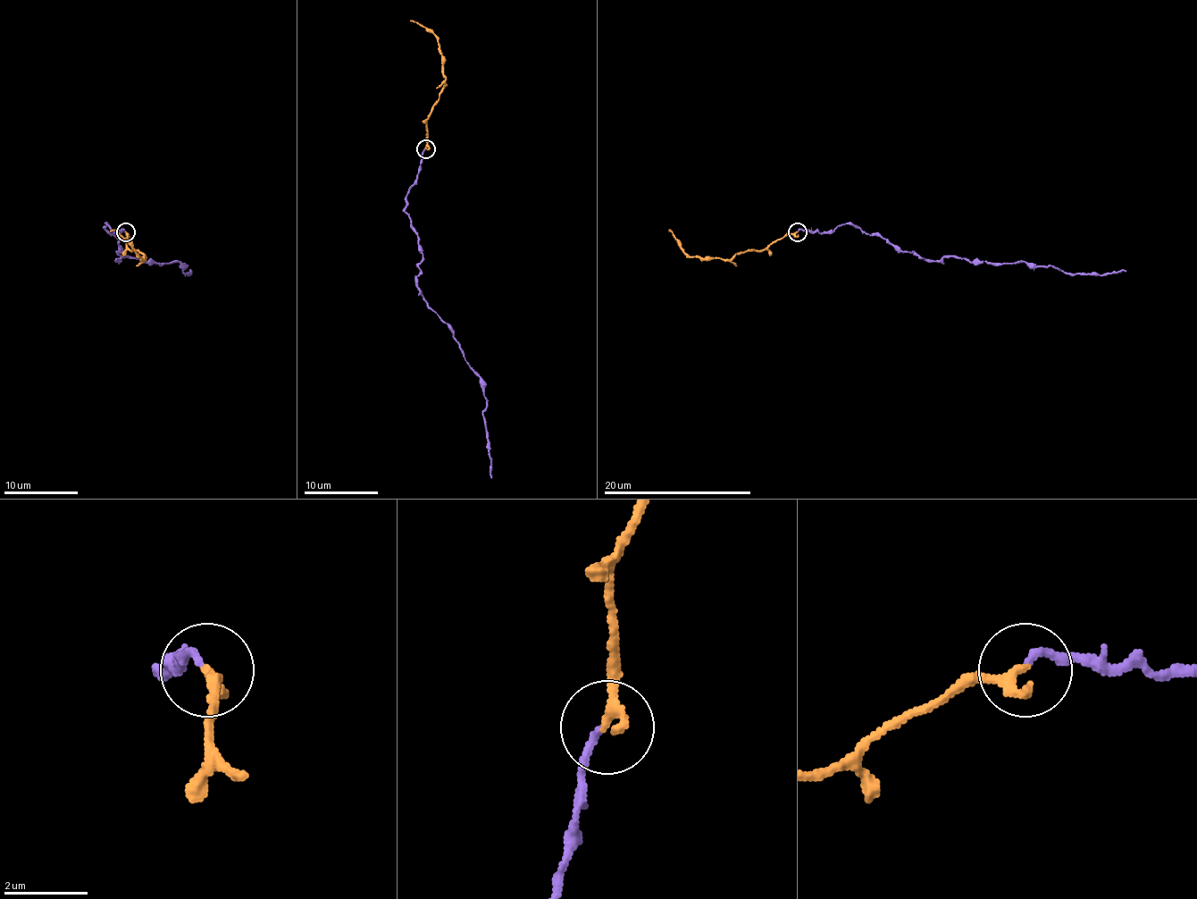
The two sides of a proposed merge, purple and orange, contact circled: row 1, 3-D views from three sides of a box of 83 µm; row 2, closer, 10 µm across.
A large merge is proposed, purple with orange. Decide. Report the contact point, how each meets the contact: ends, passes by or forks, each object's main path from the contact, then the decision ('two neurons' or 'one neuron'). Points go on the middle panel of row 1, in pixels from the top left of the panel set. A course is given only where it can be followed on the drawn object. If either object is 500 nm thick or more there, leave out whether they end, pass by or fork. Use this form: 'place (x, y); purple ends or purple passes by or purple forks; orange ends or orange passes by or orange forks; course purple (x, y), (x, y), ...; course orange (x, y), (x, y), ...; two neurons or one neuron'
place (426, 149); purple ends; orange ends; course purple (424, 149), (404, 210), (422, 255), (417, 290), (448, 327), (480, 379), (491, 477); course orange (426, 149), (426, 120), (445, 80), (443, 53), (438, 38), (410, 20); one neuron

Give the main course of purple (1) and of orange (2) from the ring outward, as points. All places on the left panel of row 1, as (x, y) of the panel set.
1: (124, 231), (104, 227), (122, 251), (117, 260), (136, 256), (186, 266), (188, 275), (191, 270)
2: (126, 232), (126, 246), (131, 251), (139, 251), (145, 258), (115, 231), (110, 231)

